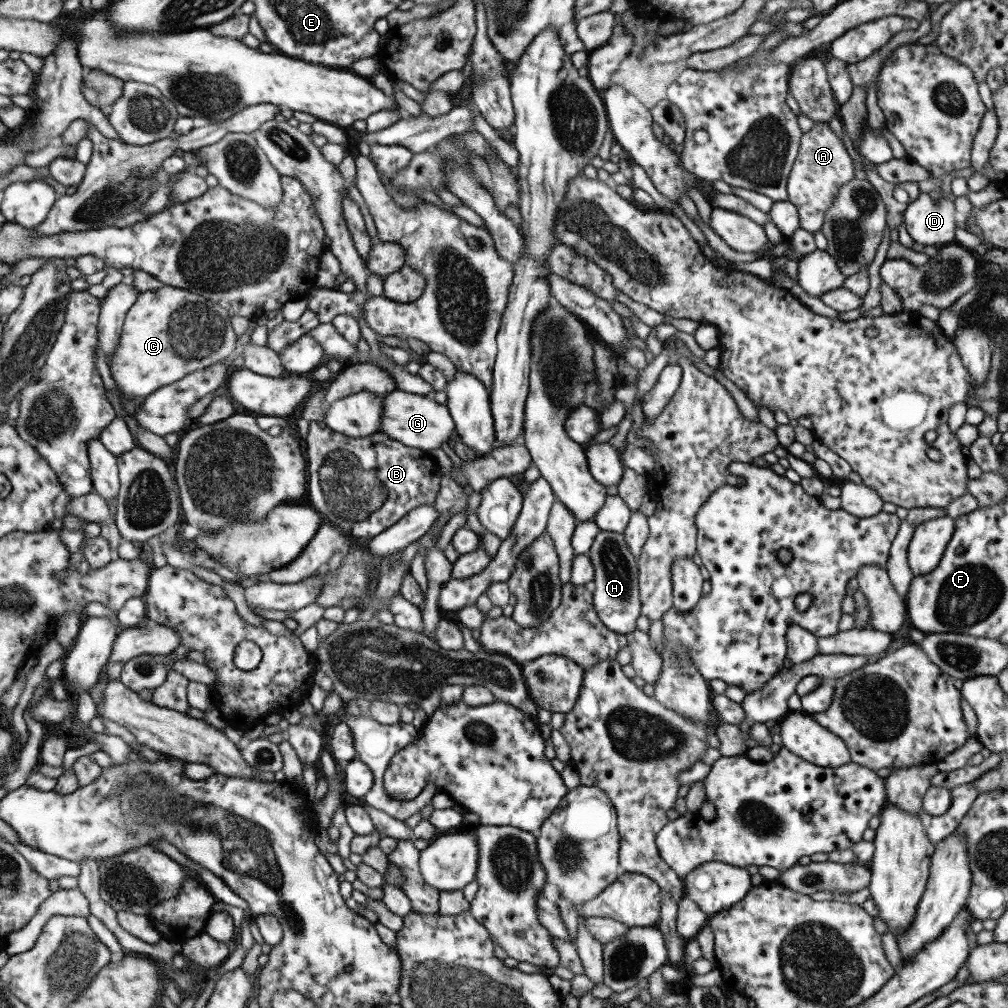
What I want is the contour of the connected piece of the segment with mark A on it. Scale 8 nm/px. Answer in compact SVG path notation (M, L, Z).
M815 122L814 126L800 137L800 144L790 172L786 178L786 200L795 206L799 227L807 232L819 231L825 210L834 201L839 187L853 178L855 169L849 147L835 137L827 122Z

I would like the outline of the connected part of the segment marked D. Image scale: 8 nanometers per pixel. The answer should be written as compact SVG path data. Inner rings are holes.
M919 191L913 202L907 204L902 215L902 223L913 241L923 246L944 246L954 240L955 228L961 217L954 210L953 201L939 198L933 200L927 192Z

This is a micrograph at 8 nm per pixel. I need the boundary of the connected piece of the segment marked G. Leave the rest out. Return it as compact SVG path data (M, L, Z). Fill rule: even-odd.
M397 388L383 397L383 416L379 417L379 422L379 433L403 443L403 446L424 451L440 448L450 434L456 434L445 405L438 404L431 396L406 393Z

